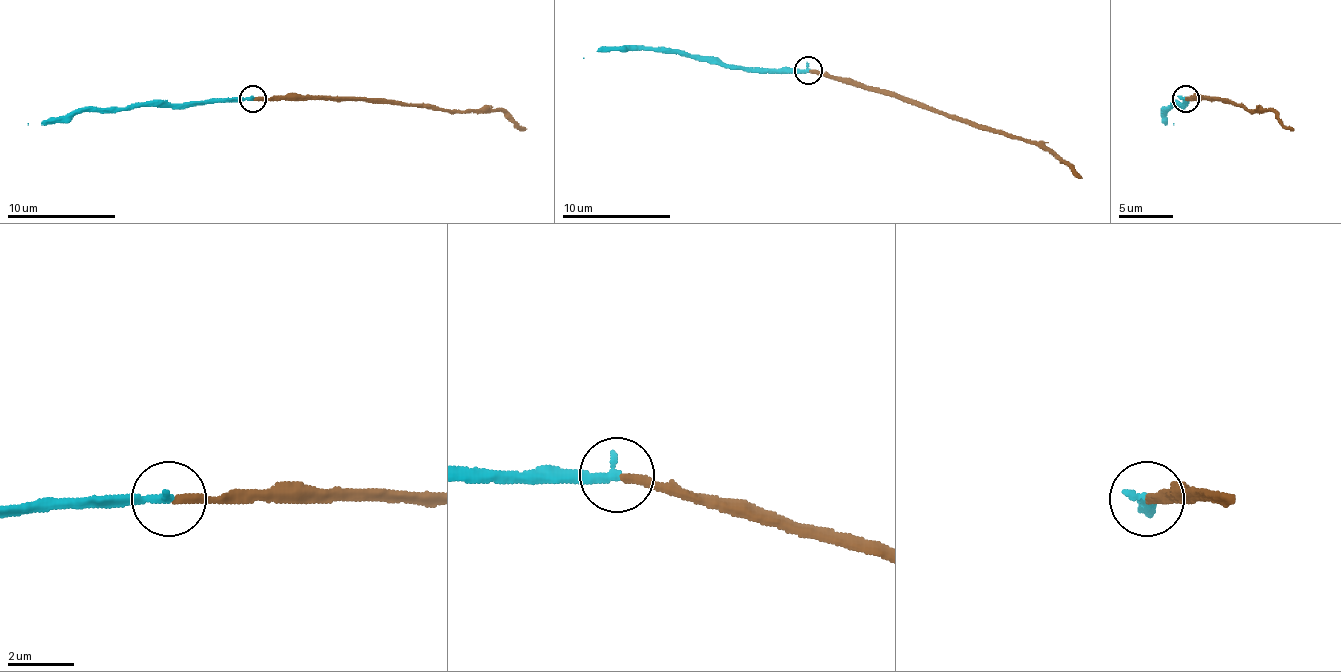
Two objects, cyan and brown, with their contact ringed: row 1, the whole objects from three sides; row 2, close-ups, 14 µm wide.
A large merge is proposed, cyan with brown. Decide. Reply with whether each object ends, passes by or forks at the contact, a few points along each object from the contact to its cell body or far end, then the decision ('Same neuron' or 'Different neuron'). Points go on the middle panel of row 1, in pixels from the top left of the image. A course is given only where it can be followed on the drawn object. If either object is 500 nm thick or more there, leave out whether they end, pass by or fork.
At the ring cyan ends. At the ring brown ends. Course of cyan: (807, 69), (720, 67), (677, 53), (630, 50), (598, 50), (584, 58). Course of brown: (810, 69), (993, 129), (1044, 143), (1082, 178). Same neuron

